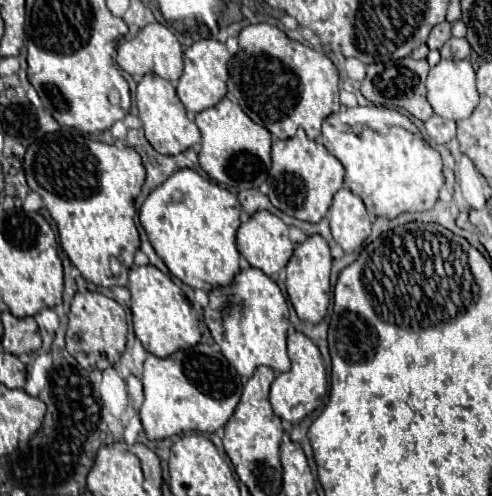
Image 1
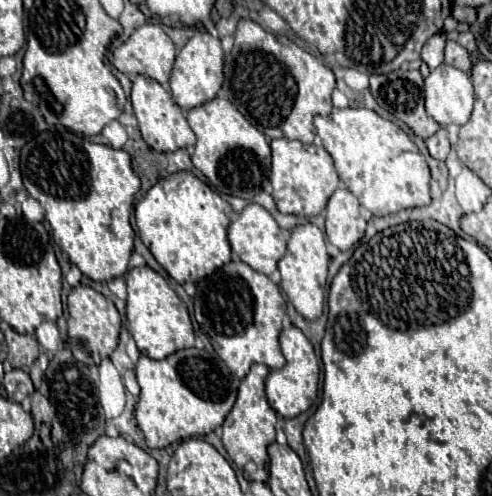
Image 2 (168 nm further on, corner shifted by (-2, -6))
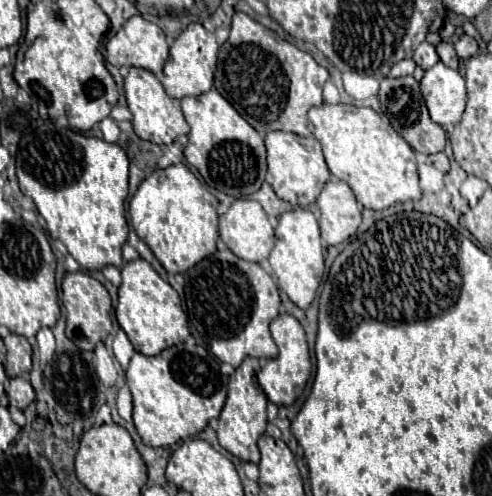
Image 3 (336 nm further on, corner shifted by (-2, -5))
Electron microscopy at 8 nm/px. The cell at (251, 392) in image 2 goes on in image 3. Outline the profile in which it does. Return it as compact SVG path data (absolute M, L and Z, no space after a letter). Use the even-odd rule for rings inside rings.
M246 357L240 367L234 369L234 373L228 379L228 399L224 403L224 409L218 417L218 443L230 451L232 455L240 457L242 461L260 461L260 451L258 451L258 437L266 433L266 395L260 389L256 381L256 373L260 371L260 361L254 357Z

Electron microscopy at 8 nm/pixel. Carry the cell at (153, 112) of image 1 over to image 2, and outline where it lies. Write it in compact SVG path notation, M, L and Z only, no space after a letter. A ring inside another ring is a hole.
M138 76L132 84L134 86L132 86L130 100L134 106L134 116L138 118L142 138L150 148L154 148L156 152L174 152L196 144L196 134L188 126L188 120L182 108L176 106L168 90L164 90L154 78L148 78L148 76Z

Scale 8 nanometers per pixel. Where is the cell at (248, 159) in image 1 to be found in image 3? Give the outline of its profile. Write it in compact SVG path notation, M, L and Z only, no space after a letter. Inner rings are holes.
M216 89L198 97L184 97L180 105L190 125L188 143L184 147L186 161L198 169L210 187L226 195L248 197L256 193L266 177L266 149L258 131L250 127Z

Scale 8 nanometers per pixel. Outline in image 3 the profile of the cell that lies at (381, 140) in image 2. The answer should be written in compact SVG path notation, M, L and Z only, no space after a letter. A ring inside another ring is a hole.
M322 103L308 111L314 125L314 137L322 145L322 153L330 173L350 185L356 199L366 209L386 209L394 203L416 201L422 197L416 155L412 147L388 125L388 119L370 107L354 107L344 103Z

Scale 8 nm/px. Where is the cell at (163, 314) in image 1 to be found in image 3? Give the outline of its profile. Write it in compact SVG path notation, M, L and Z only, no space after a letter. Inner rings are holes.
M144 259L130 261L122 267L116 319L138 353L148 353L148 355L160 353L160 349L168 349L168 345L184 343L186 337L190 335L188 317L182 311L178 293Z

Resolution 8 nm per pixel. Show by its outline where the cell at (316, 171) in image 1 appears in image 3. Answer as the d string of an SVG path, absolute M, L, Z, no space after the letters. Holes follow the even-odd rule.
M270 131L264 137L266 151L268 151L268 171L272 175L272 187L276 195L290 205L306 207L316 201L320 195L320 189L324 183L330 179L330 171L326 167L320 143L308 135L300 137L296 133L286 133L286 131Z

